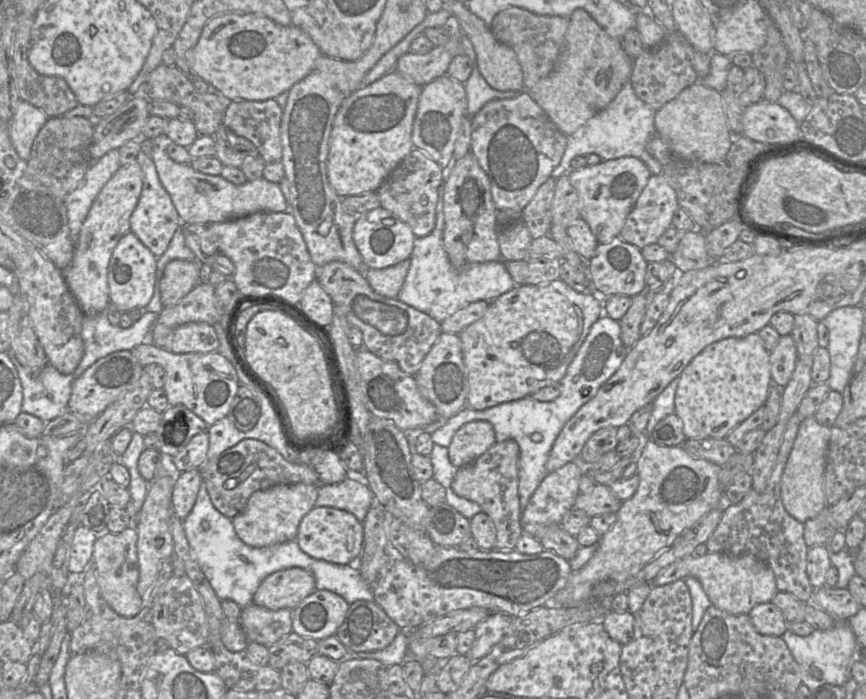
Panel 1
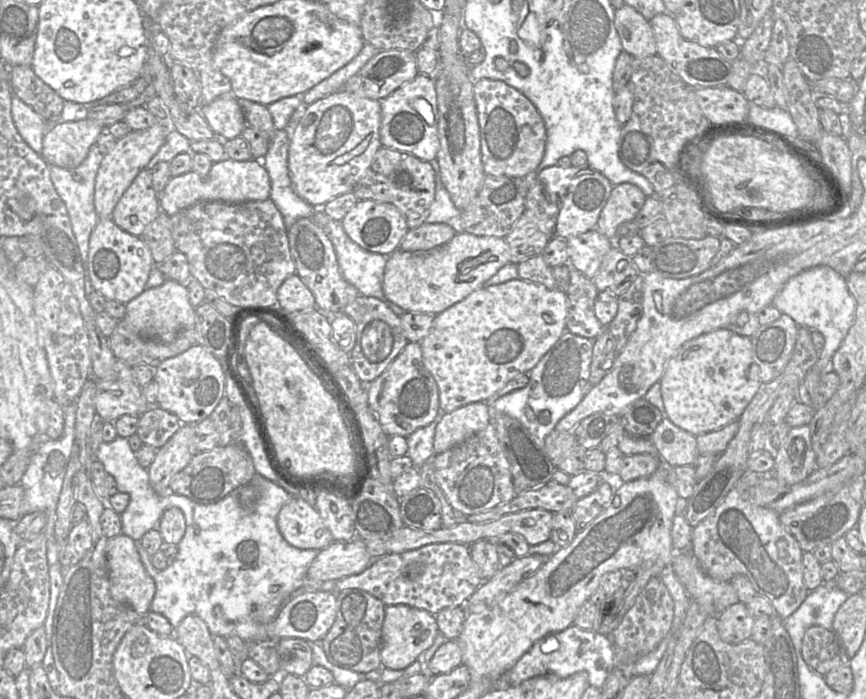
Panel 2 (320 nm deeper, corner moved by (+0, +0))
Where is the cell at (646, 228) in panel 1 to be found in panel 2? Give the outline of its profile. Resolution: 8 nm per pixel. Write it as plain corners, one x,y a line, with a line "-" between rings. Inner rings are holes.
622,183
613,187
603,207
596,229
608,239
615,241
620,224
633,221
642,208
646,195
634,184

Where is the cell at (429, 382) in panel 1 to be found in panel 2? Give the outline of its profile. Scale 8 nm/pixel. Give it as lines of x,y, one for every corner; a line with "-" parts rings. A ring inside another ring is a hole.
408,342
386,370
369,384
368,404
388,436
407,437
436,418
440,410
438,387
423,363
420,343

